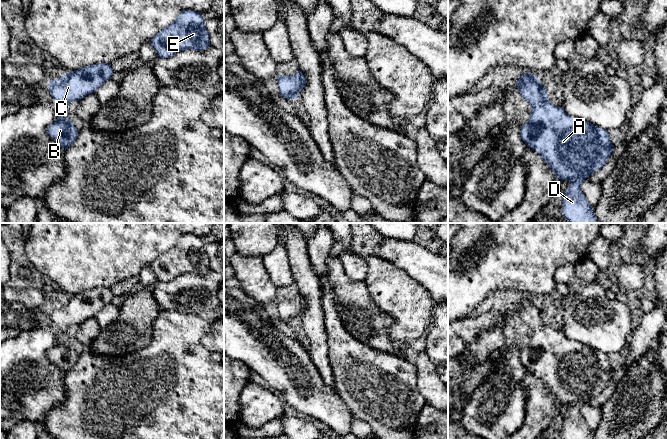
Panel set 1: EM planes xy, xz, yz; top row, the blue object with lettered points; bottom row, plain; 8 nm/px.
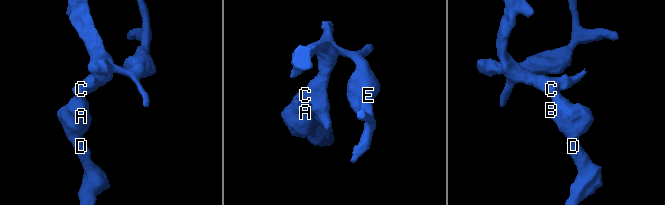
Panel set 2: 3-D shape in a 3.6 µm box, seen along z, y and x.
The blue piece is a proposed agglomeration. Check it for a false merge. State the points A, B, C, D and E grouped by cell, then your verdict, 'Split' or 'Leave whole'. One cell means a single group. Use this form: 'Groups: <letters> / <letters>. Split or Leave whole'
Groups: A B C D E. Leave whole

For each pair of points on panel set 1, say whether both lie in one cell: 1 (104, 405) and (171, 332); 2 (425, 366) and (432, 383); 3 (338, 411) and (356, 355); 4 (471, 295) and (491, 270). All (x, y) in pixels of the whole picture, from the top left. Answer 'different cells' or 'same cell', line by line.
1: same cell
2: same cell
3: different cells
4: same cell

